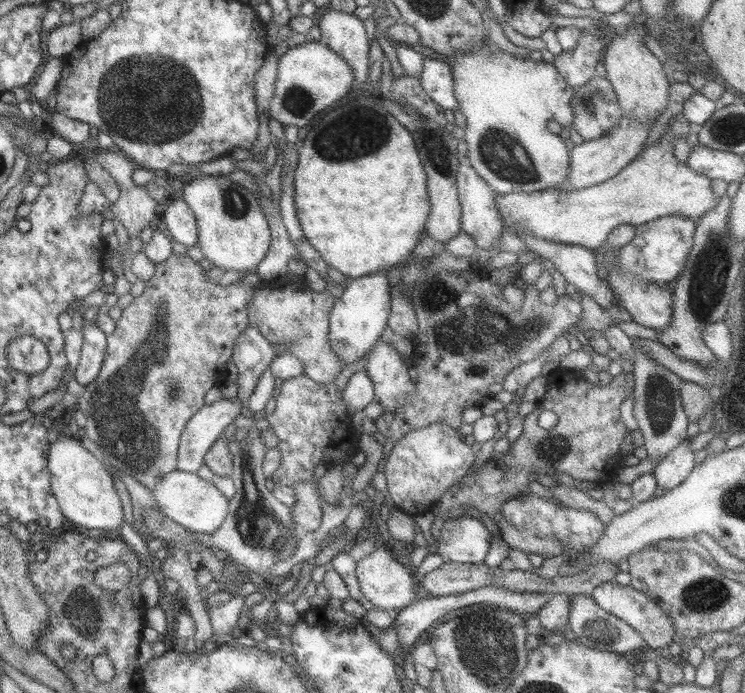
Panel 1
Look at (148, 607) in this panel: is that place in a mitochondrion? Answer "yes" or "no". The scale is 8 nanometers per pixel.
no

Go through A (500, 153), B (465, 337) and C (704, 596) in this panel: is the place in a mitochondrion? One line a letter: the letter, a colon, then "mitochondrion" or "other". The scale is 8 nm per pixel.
A: mitochondrion
B: mitochondrion
C: mitochondrion

